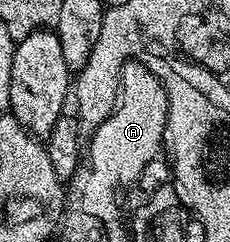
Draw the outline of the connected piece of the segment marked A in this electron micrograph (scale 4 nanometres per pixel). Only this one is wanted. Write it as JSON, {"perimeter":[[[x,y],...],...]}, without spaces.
{"perimeter":[[[129,60],[120,72],[118,100],[112,112],[95,127],[89,136],[91,169],[79,199],[82,213],[94,214],[100,221],[120,219],[119,187],[135,180],[147,163],[165,144],[167,127],[167,92],[163,83],[137,60]]]}

